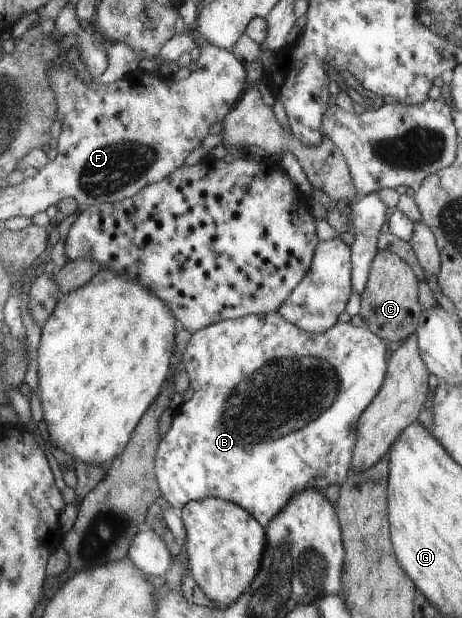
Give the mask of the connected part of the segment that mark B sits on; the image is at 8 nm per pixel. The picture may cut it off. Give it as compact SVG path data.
M277 311L265 315L239 317L233 320L222 320L210 326L203 327L192 333L187 341L180 368L187 372L189 386L193 390L193 397L183 401L173 411L173 421L169 431L163 435L159 443L155 459L155 476L162 492L162 498L169 506L178 511L188 502L204 498L218 498L237 504L244 511L250 513L259 524L265 526L278 512L285 507L287 501L308 486L317 490L325 490L329 485L341 485L346 482L351 463L351 457L357 439L357 421L382 387L385 372L385 343L368 331L367 327L355 327L348 323L335 323L334 327L321 334L311 334L299 330L294 324L288 323L278 315Z

